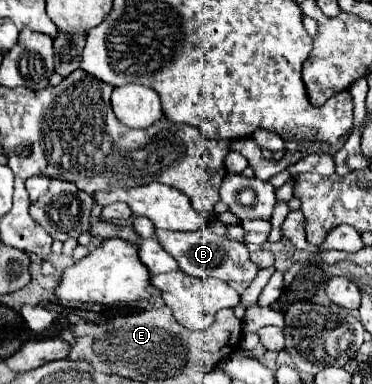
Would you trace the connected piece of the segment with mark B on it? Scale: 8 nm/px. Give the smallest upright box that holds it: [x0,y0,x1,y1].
[156,229,258,283]

